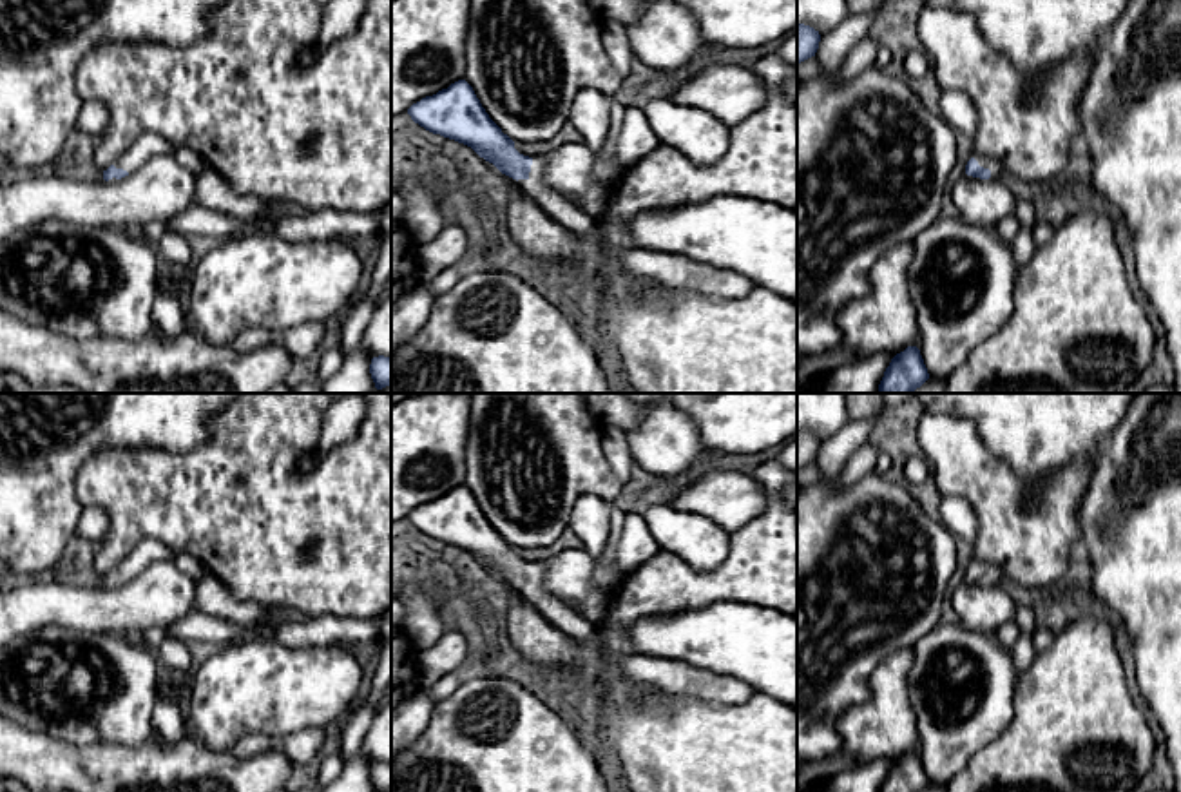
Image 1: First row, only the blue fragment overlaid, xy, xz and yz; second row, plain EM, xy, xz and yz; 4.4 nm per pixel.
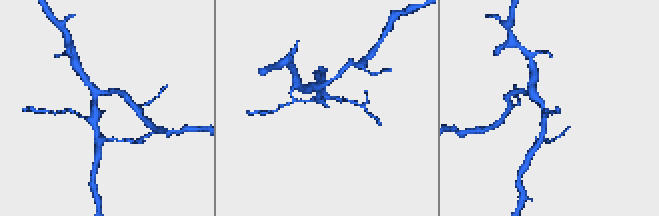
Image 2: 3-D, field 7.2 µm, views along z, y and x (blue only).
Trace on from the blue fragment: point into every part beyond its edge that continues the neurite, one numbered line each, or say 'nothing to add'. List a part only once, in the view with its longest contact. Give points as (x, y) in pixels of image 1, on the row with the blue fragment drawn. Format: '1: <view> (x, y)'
1: xz (564, 211)

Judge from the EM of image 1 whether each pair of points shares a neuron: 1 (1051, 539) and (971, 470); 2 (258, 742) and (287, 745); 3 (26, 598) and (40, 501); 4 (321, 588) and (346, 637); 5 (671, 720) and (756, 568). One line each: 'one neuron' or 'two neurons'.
1: one neuron
2: one neuron
3: two neurons
4: two neurons
5: two neurons

